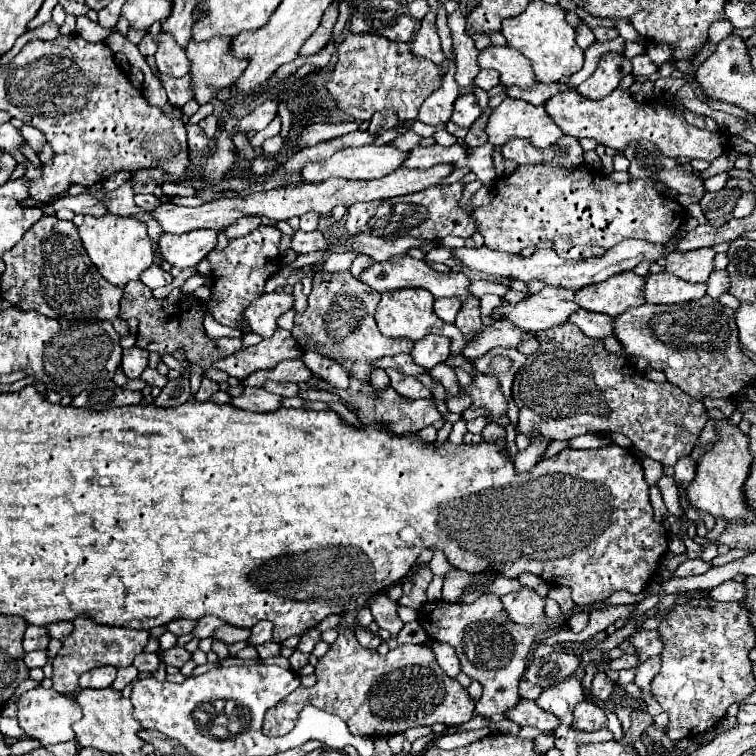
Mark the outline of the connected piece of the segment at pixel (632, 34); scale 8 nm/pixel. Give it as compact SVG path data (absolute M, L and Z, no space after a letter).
M615 20L615 24L617 24L617 30L619 30L619 34L625 38L625 40L631 40L631 42L637 42L641 36L637 36L637 32L629 26L629 22L625 22L625 20Z

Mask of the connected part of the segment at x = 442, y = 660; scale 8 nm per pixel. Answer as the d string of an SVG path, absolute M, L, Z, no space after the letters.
M433 640L433 642L431 642L431 650L433 650L435 658L437 658L437 664L439 664L451 678L455 678L455 676L461 672L461 664L457 662L457 654L453 654L453 648L451 648L449 644Z

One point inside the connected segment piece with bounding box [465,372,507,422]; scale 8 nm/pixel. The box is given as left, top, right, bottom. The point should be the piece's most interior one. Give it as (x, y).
(485, 392)

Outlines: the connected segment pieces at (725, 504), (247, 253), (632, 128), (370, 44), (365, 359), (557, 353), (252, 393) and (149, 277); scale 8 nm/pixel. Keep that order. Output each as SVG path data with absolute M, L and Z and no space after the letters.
M709 410L709 418L717 420L719 442L699 458L697 462L697 476L689 484L689 502L695 510L711 514L715 520L723 518L725 522L745 522L753 520L753 510L747 510L743 484L749 478L749 466L753 462L753 454L749 450L749 438L741 434L737 426L729 426L727 418L719 410Z
M259 226L253 232L229 240L229 246L225 250L213 248L207 254L207 260L211 264L211 300L209 300L209 310L213 318L219 324L239 328L241 332L249 332L245 326L245 308L263 296L265 292L265 282L279 270L279 240L281 232L275 226Z
M565 90L545 102L545 110L549 118L561 128L563 134L575 138L593 138L603 146L611 146L617 152L623 152L629 144L639 140L653 142L663 156L669 158L701 158L701 160L715 160L727 150L727 136L717 132L699 130L679 118L671 106L663 102L641 103L635 102L627 90L613 90L609 96L601 100L583 98L577 90Z
M345 34L337 54L327 92L339 110L359 122L369 122L379 110L395 110L401 122L415 120L423 100L431 96L443 80L441 66L411 54L409 44L389 42L377 34Z
M349 270L345 272L317 272L313 276L313 290L309 294L309 308L305 314L295 316L295 328L291 330L293 338L305 350L319 352L325 358L337 360L345 372L357 380L371 380L373 362L385 356L393 356L395 350L409 354L413 342L409 338L387 338L377 330L375 308L381 294L369 290L363 282L355 280Z
M569 322L563 324L563 326L555 326L555 328L551 328L551 330L541 332L541 336L539 336L537 340L539 340L539 348L537 348L531 356L527 356L527 362L517 370L515 382L513 382L513 400L515 400L517 408L519 408L519 426L517 426L519 432L523 432L523 434L527 436L529 432L537 430L537 432L541 432L543 436L547 436L547 438L551 438L551 440L569 440L569 438L581 436L581 434L603 434L603 436L605 436L605 434L615 434L615 432L619 432L619 434L627 436L639 452L643 452L645 456L649 456L649 458L661 462L663 468L675 466L679 458L691 454L691 450L693 450L693 446L695 446L695 442L697 442L697 438L699 438L699 432L701 432L701 428L703 428L705 422L707 422L707 408L703 406L703 402L697 402L695 398L683 394L683 390L681 390L679 386L671 386L669 382L651 382L651 380L647 380L641 372L637 372L637 368L633 366L631 360L611 354L611 352L605 348L603 342L597 342L595 338L585 336L581 330L577 330L577 326L573 326L573 324L569 324Z
M245 388L241 396L231 400L231 406L249 412L275 412L281 408L281 396L271 394L265 388Z
M153 264L149 266L149 270L145 270L141 274L141 282L149 288L157 288L157 286L165 286L165 284L171 284L173 276L169 272L165 272L159 264Z

